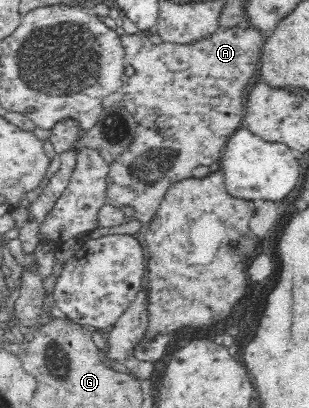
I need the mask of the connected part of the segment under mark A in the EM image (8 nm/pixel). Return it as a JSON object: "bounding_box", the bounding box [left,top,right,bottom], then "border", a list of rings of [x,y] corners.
{"bounding_box":[107,27,266,223],"border":[[[223,27],[199,42],[174,43],[163,41],[153,44],[149,37],[137,32],[120,36],[126,64],[133,66],[135,73],[125,79],[119,92],[124,108],[133,116],[137,124],[136,135],[131,146],[118,160],[110,165],[107,182],[108,203],[116,206],[131,206],[135,209],[135,219],[141,223],[151,222],[159,210],[159,204],[167,190],[177,182],[191,178],[193,170],[199,166],[211,166],[220,160],[221,150],[225,148],[231,134],[243,124],[247,86],[257,72],[266,35],[254,27]]]}

